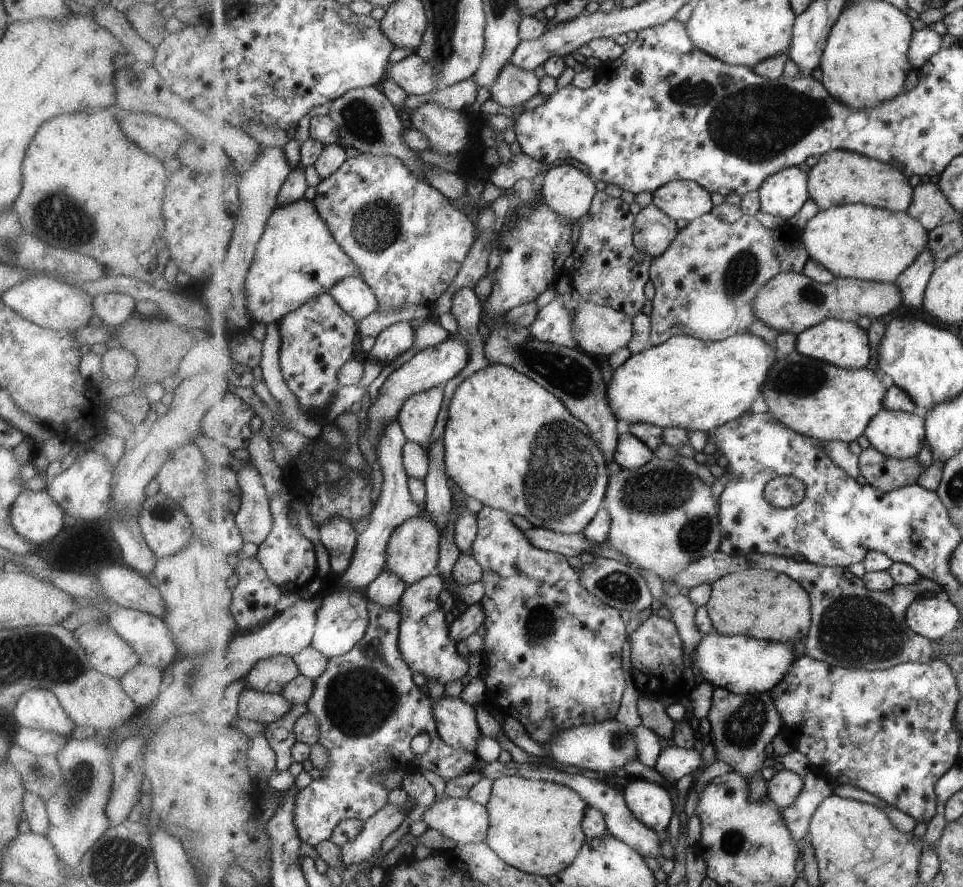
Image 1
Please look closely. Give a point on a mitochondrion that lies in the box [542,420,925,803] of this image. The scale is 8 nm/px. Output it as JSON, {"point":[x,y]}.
{"point":[856,628]}

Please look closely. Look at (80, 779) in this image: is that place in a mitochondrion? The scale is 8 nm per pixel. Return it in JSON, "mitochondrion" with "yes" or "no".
{"mitochondrion":"yes"}

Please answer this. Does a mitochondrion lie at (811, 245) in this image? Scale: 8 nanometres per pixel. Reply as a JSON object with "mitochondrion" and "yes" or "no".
{"mitochondrion":"no"}

